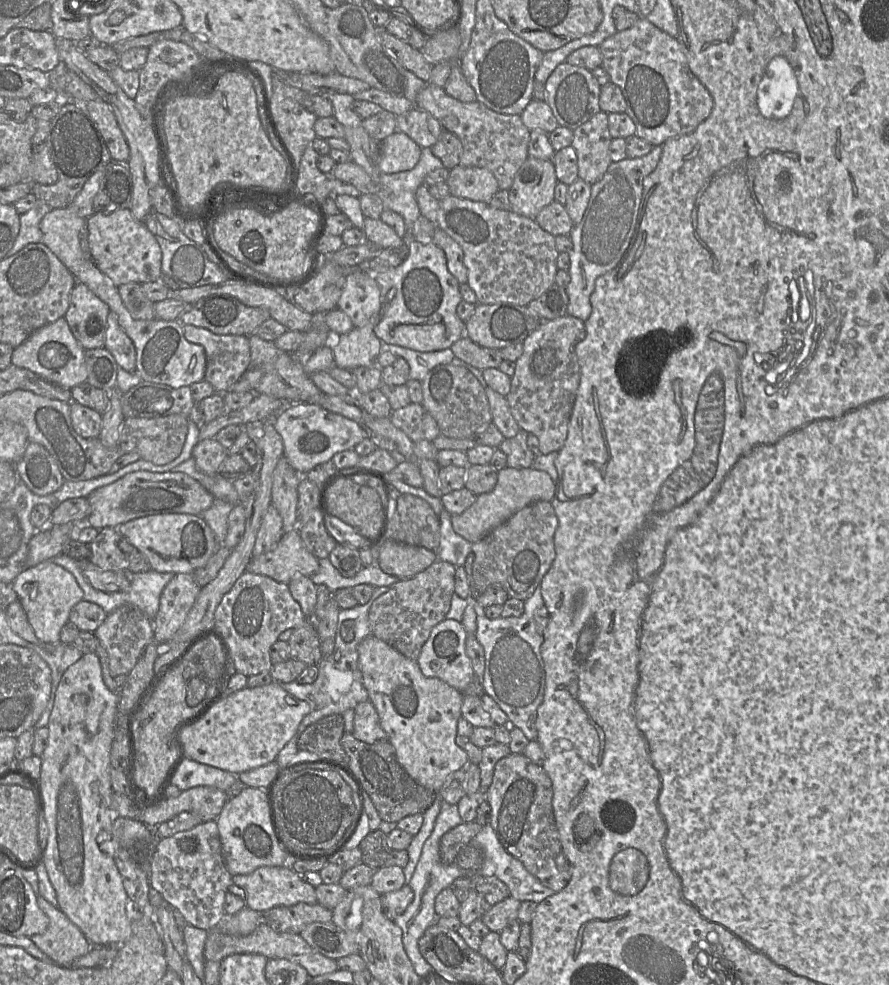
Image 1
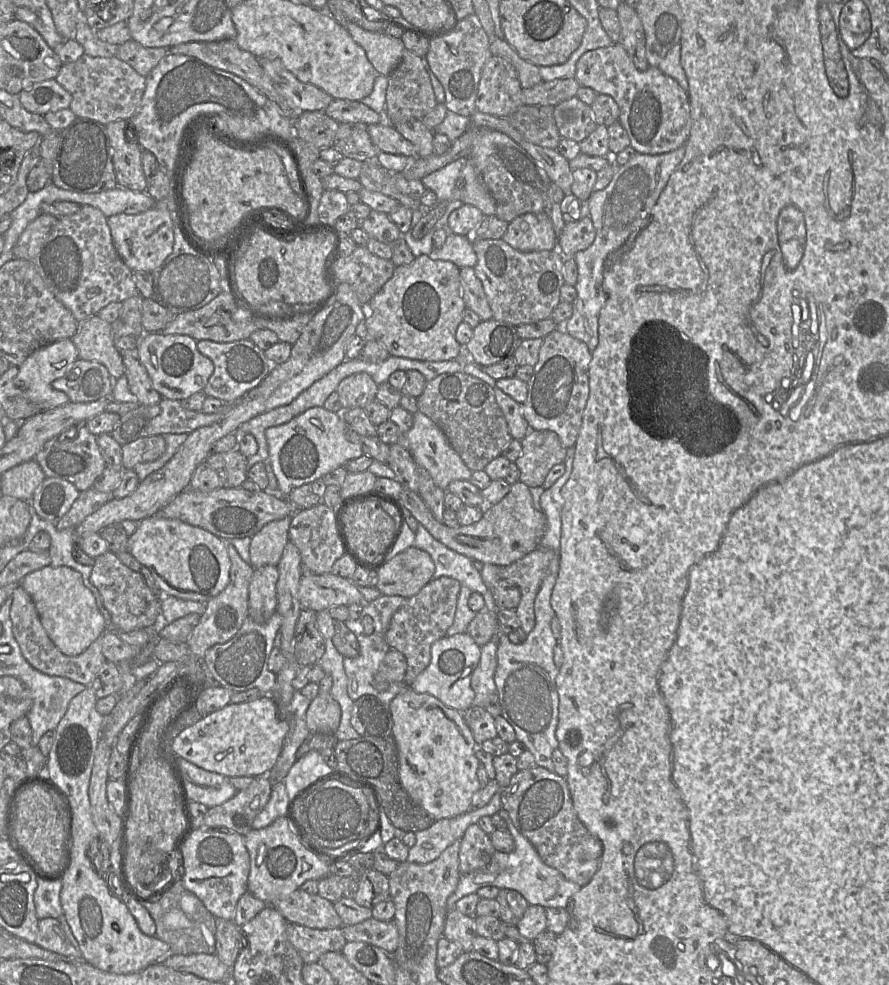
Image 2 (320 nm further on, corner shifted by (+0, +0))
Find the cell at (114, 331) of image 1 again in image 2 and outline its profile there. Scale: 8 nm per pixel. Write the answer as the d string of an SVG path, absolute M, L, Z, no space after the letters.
M123 354L124 375L127 377L130 391L141 405L155 405L163 397L154 389L146 368L139 361L137 354Z

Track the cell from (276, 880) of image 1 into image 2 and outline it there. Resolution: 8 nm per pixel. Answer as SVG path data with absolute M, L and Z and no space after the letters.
M301 889L295 890L276 904L267 906L274 906L288 923L299 924L312 929L333 929L343 926L342 920L332 902L318 894L309 894Z

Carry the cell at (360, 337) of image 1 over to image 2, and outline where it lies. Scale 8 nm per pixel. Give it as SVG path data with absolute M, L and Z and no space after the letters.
M365 372L352 374L338 384L337 393L343 409L362 408L375 400L378 385Z

